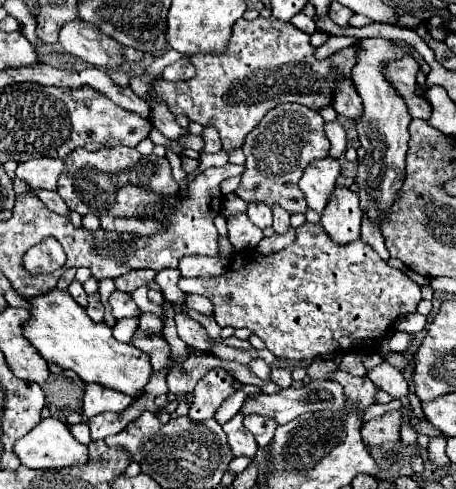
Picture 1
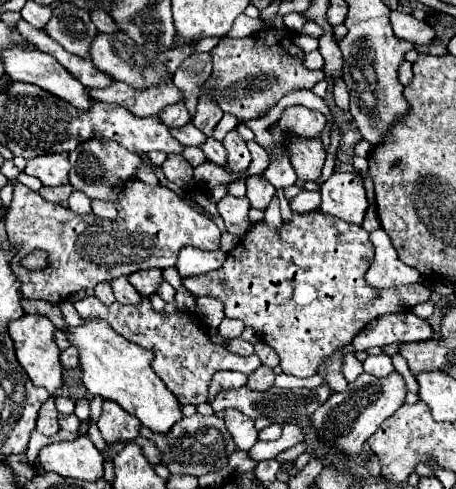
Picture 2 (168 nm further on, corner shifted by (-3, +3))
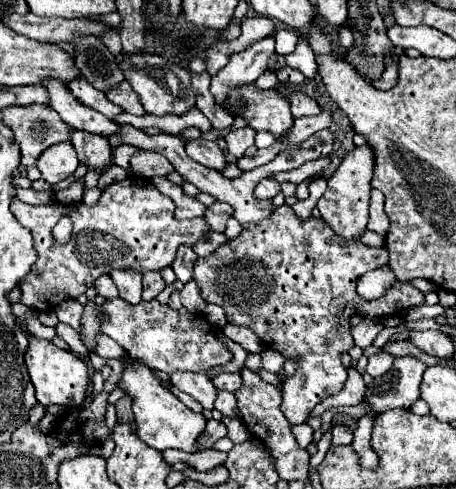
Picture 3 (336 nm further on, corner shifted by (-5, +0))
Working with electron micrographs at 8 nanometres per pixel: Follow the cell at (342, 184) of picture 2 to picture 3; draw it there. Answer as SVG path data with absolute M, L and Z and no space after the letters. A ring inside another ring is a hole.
M368 145L356 147L350 151L342 165L336 169L336 173L328 179L328 189L318 201L318 209L322 219L340 235L344 237L360 237L368 223L368 207L370 207L370 181L372 181L372 169L374 159Z

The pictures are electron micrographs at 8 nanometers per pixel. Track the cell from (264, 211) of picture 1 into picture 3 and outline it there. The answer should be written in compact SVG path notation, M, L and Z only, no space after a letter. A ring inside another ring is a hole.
M268 177L260 179L254 189L256 199L274 199L278 193L280 193L280 183L276 183L274 179L268 179Z

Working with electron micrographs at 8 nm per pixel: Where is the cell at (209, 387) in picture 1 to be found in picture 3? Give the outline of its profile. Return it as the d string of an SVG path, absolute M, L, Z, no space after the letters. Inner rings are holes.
M218 373L212 383L216 385L218 391L230 391L236 393L242 385L242 375L240 373Z

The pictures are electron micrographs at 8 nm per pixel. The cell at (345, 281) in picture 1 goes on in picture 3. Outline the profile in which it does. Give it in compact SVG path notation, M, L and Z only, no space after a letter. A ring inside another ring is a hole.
M282 205L276 207L262 223L244 223L244 229L236 239L230 239L212 255L200 257L194 267L194 281L204 301L216 303L226 311L228 323L252 329L266 343L266 347L296 363L296 373L282 383L282 413L292 425L300 425L324 397L336 395L348 377L340 355L354 347L352 317L360 315L368 319L382 319L390 315L402 315L406 309L426 303L424 293L410 283L394 285L376 301L362 299L356 293L358 277L386 263L386 247L370 247L360 239L346 239L334 233L324 219L308 217L302 221L290 205Z

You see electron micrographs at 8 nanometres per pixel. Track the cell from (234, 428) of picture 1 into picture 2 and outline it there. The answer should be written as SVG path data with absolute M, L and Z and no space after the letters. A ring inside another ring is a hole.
M234 408L224 412L226 412L224 416L226 428L234 436L236 446L242 450L250 450L258 440L258 430L254 428L254 422L248 416L242 416L242 412L234 412Z

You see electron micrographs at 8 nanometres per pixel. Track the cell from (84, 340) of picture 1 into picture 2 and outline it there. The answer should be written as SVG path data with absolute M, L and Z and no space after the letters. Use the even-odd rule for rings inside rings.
M86 320L84 326L68 328L68 340L80 350L80 368L84 386L90 394L98 394L104 400L114 400L128 414L136 416L142 426L154 434L170 432L172 424L184 418L176 396L162 384L158 374L152 370L152 352L128 342L124 336L114 332L104 320Z

